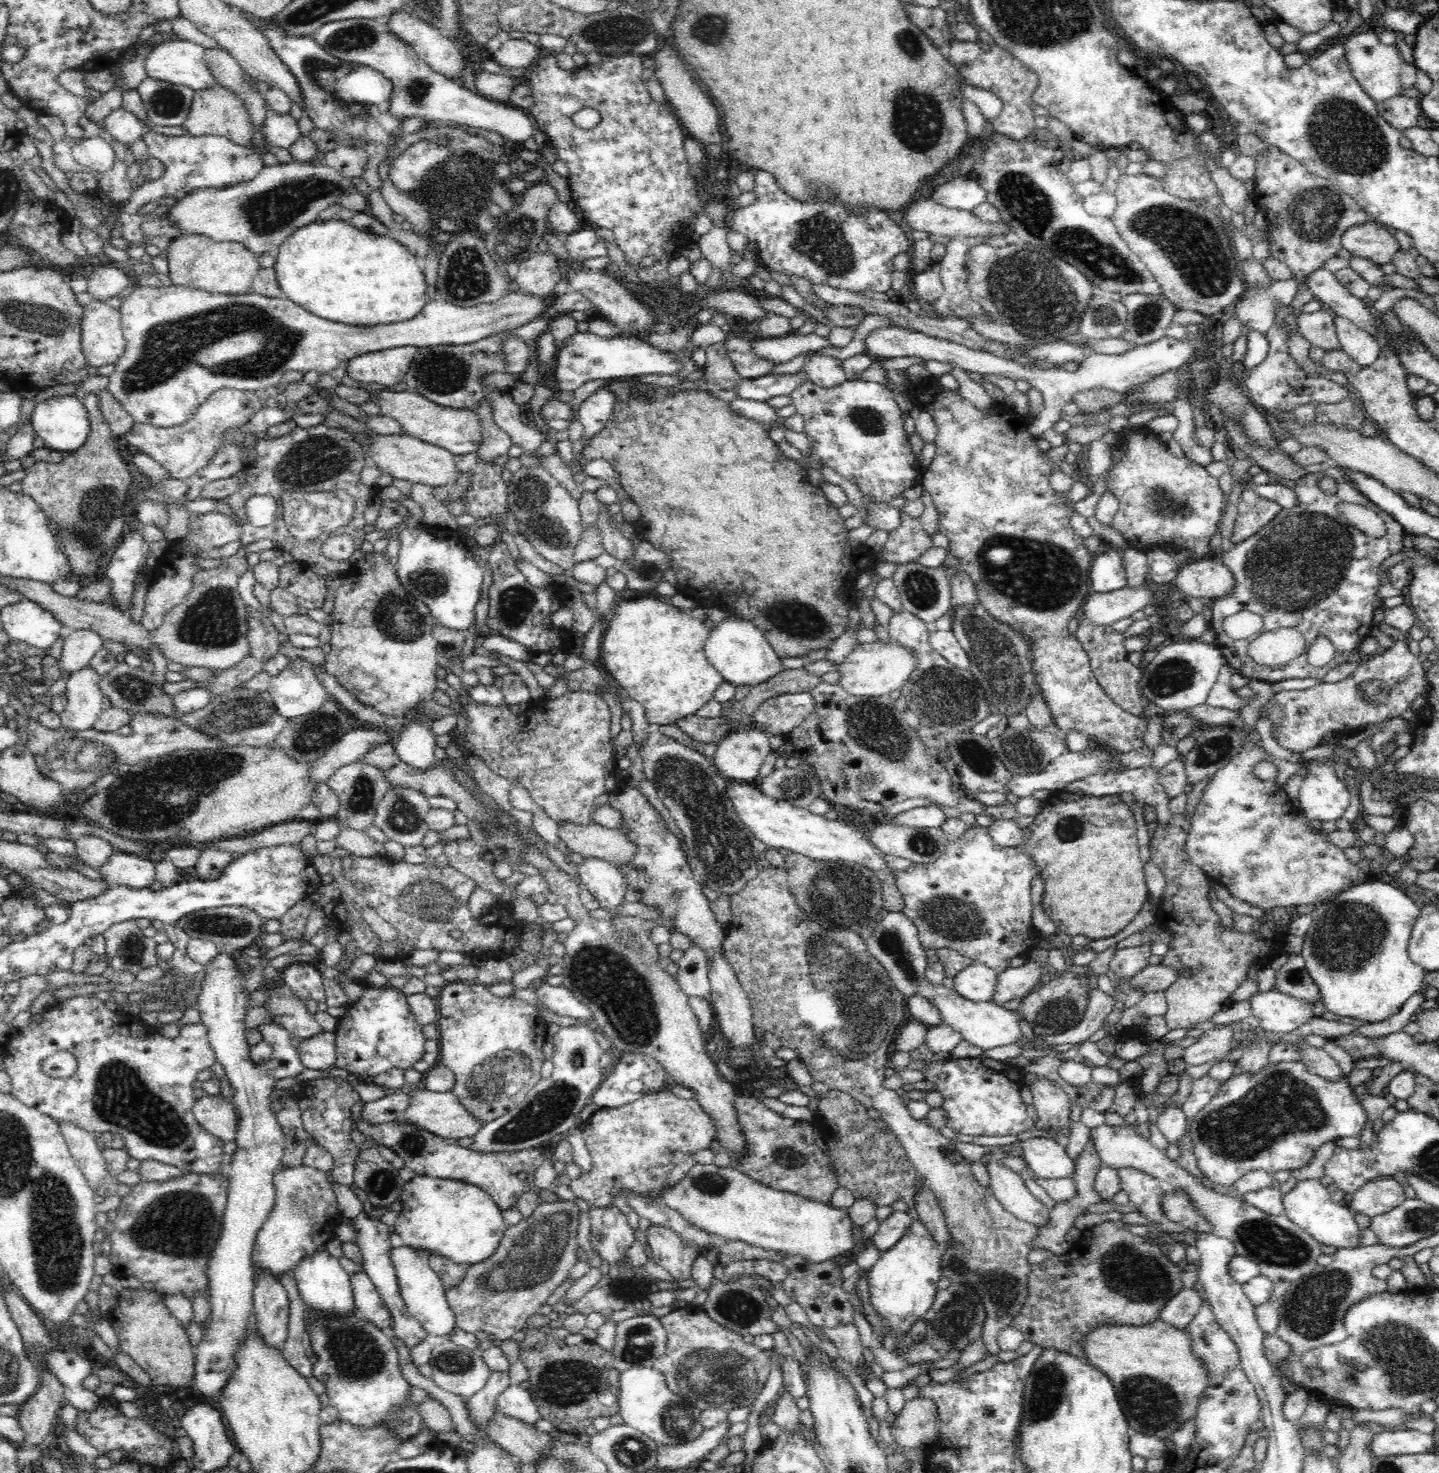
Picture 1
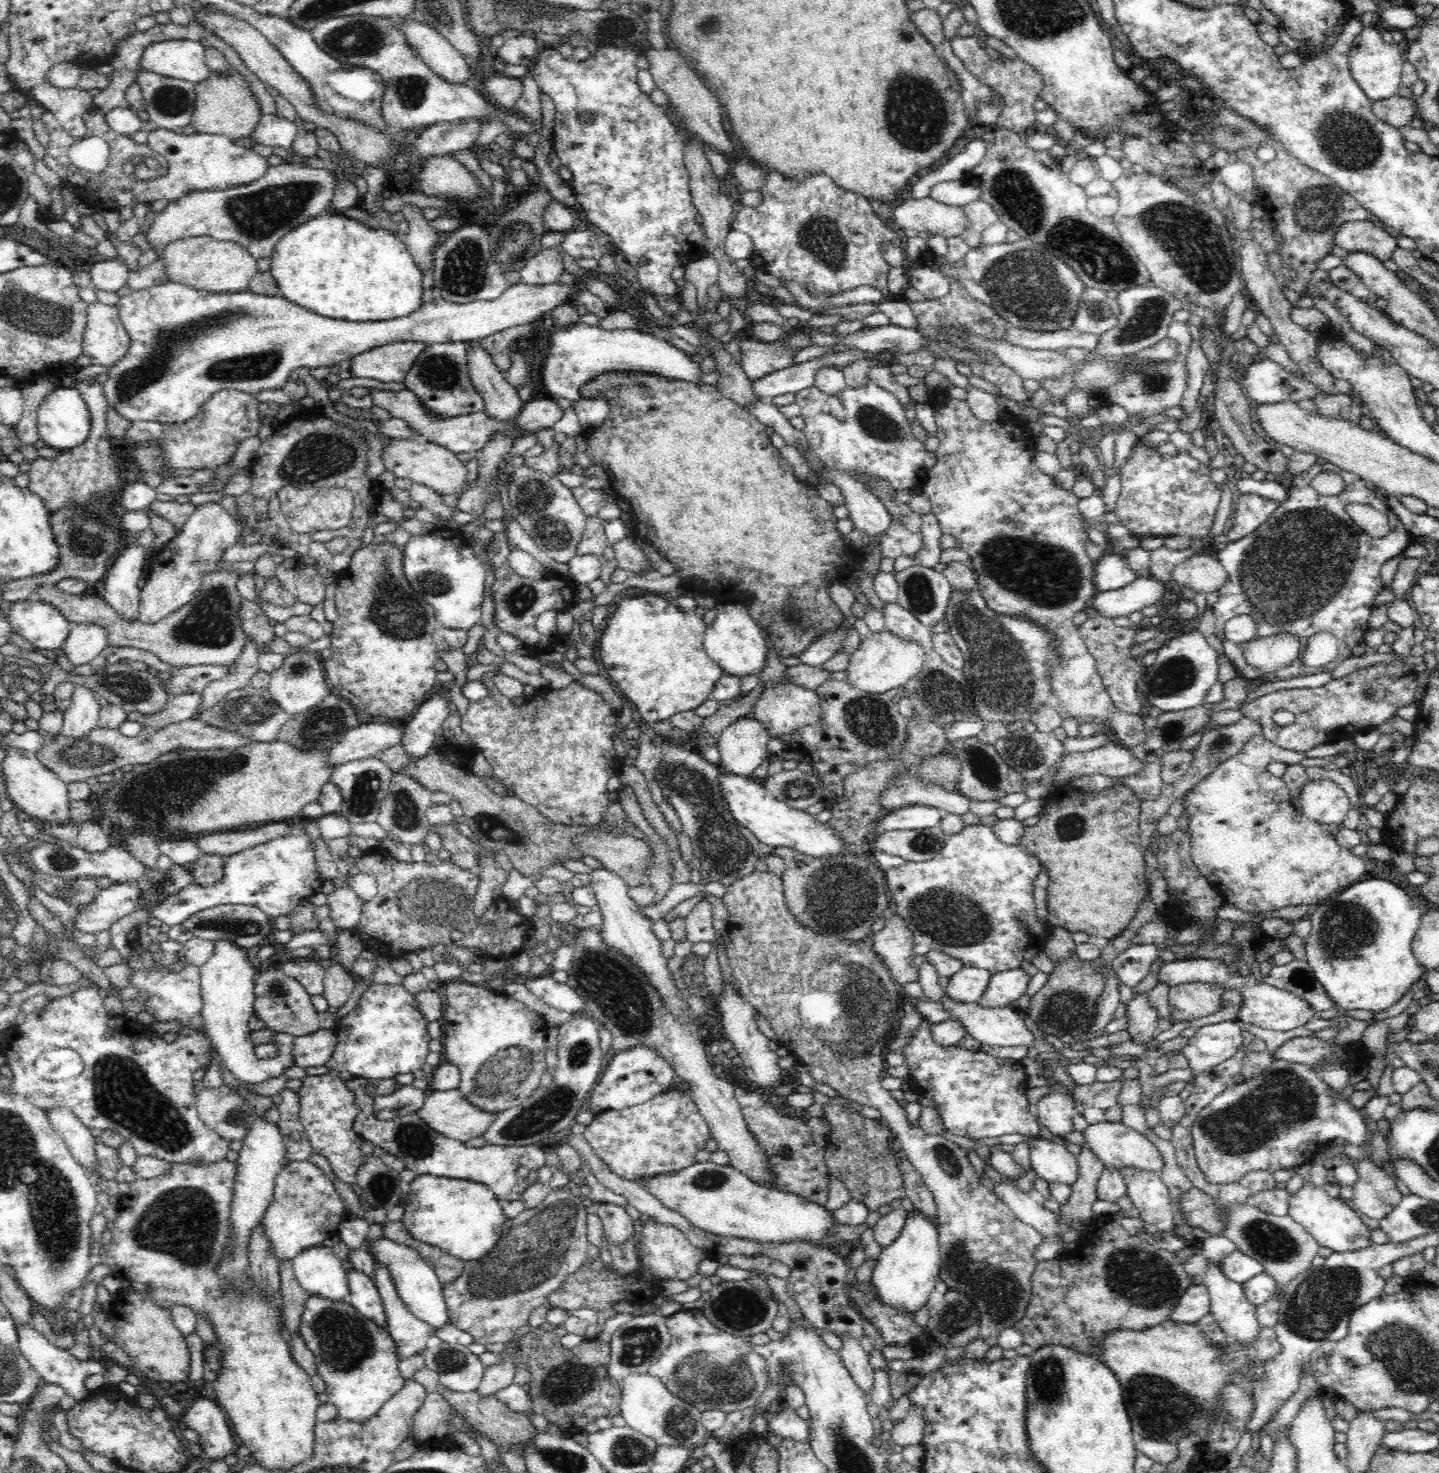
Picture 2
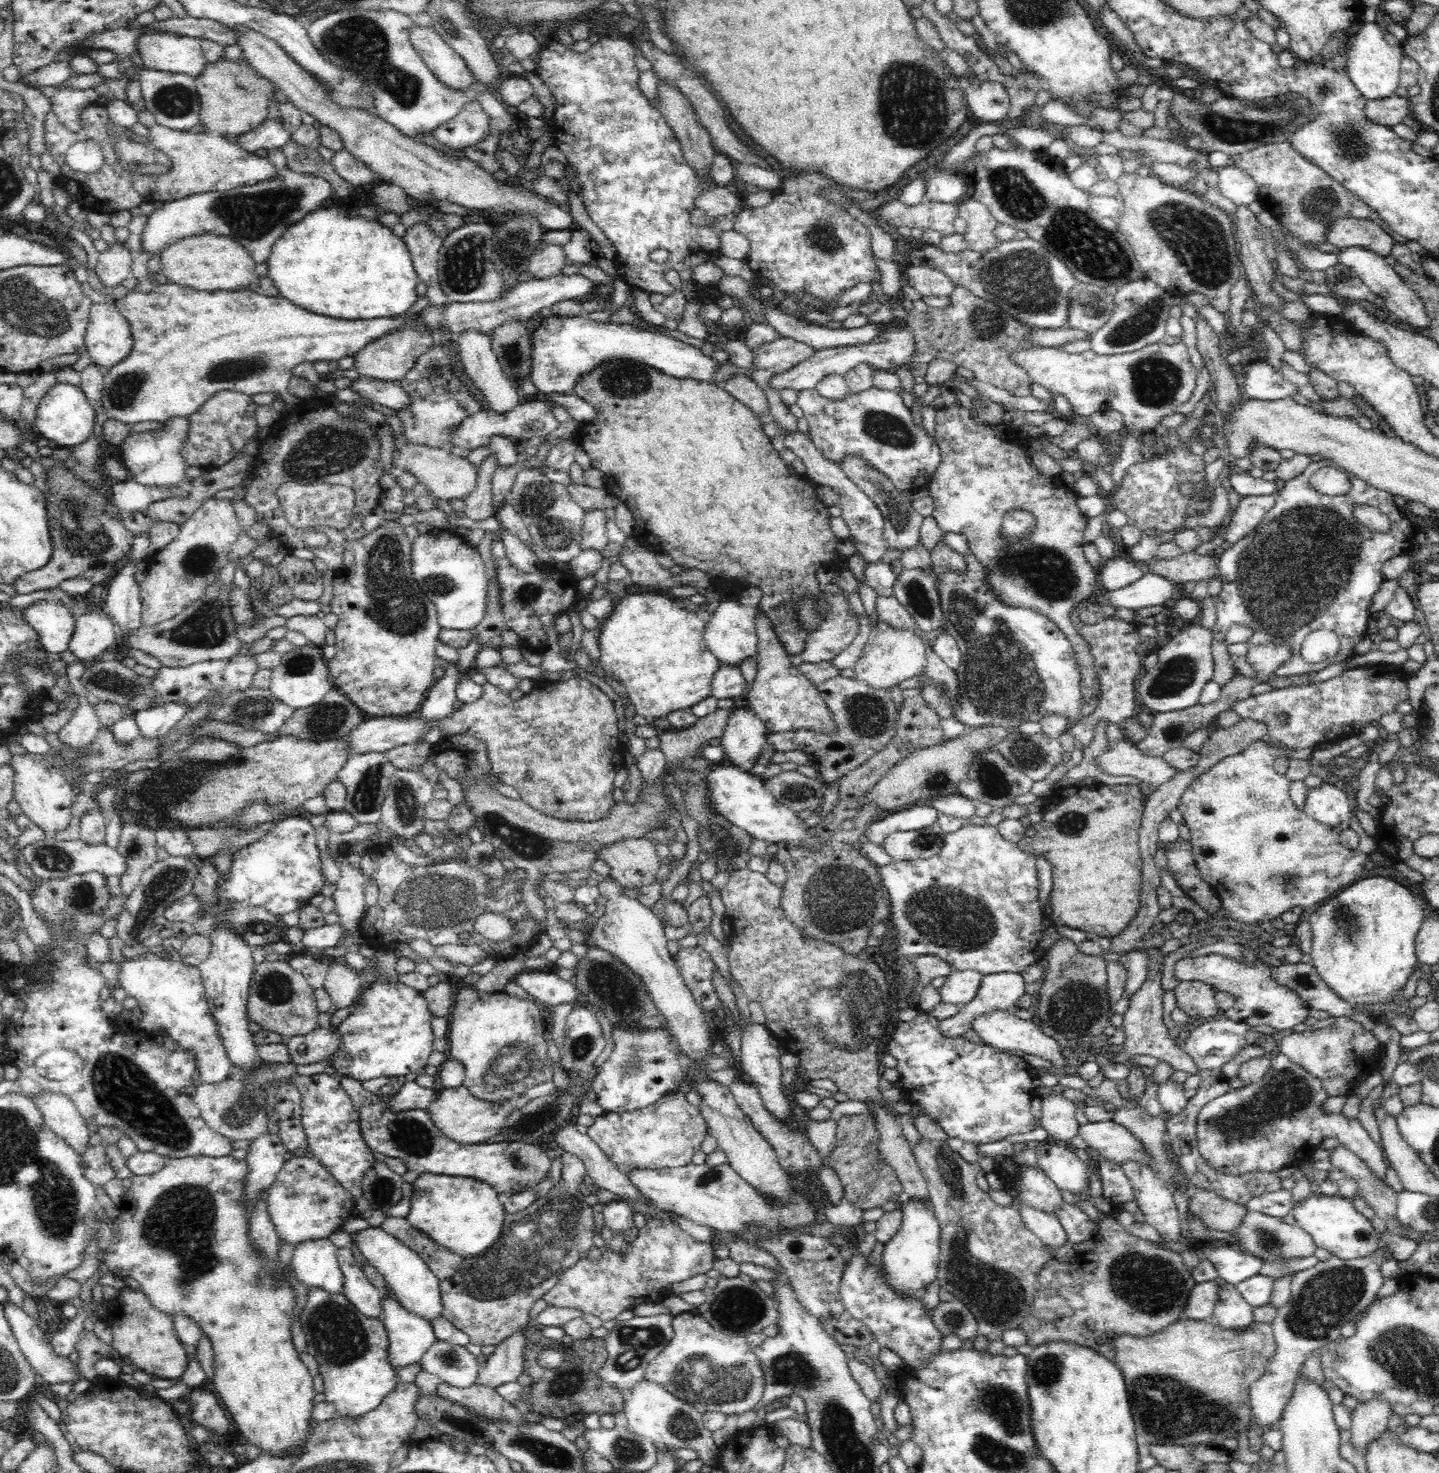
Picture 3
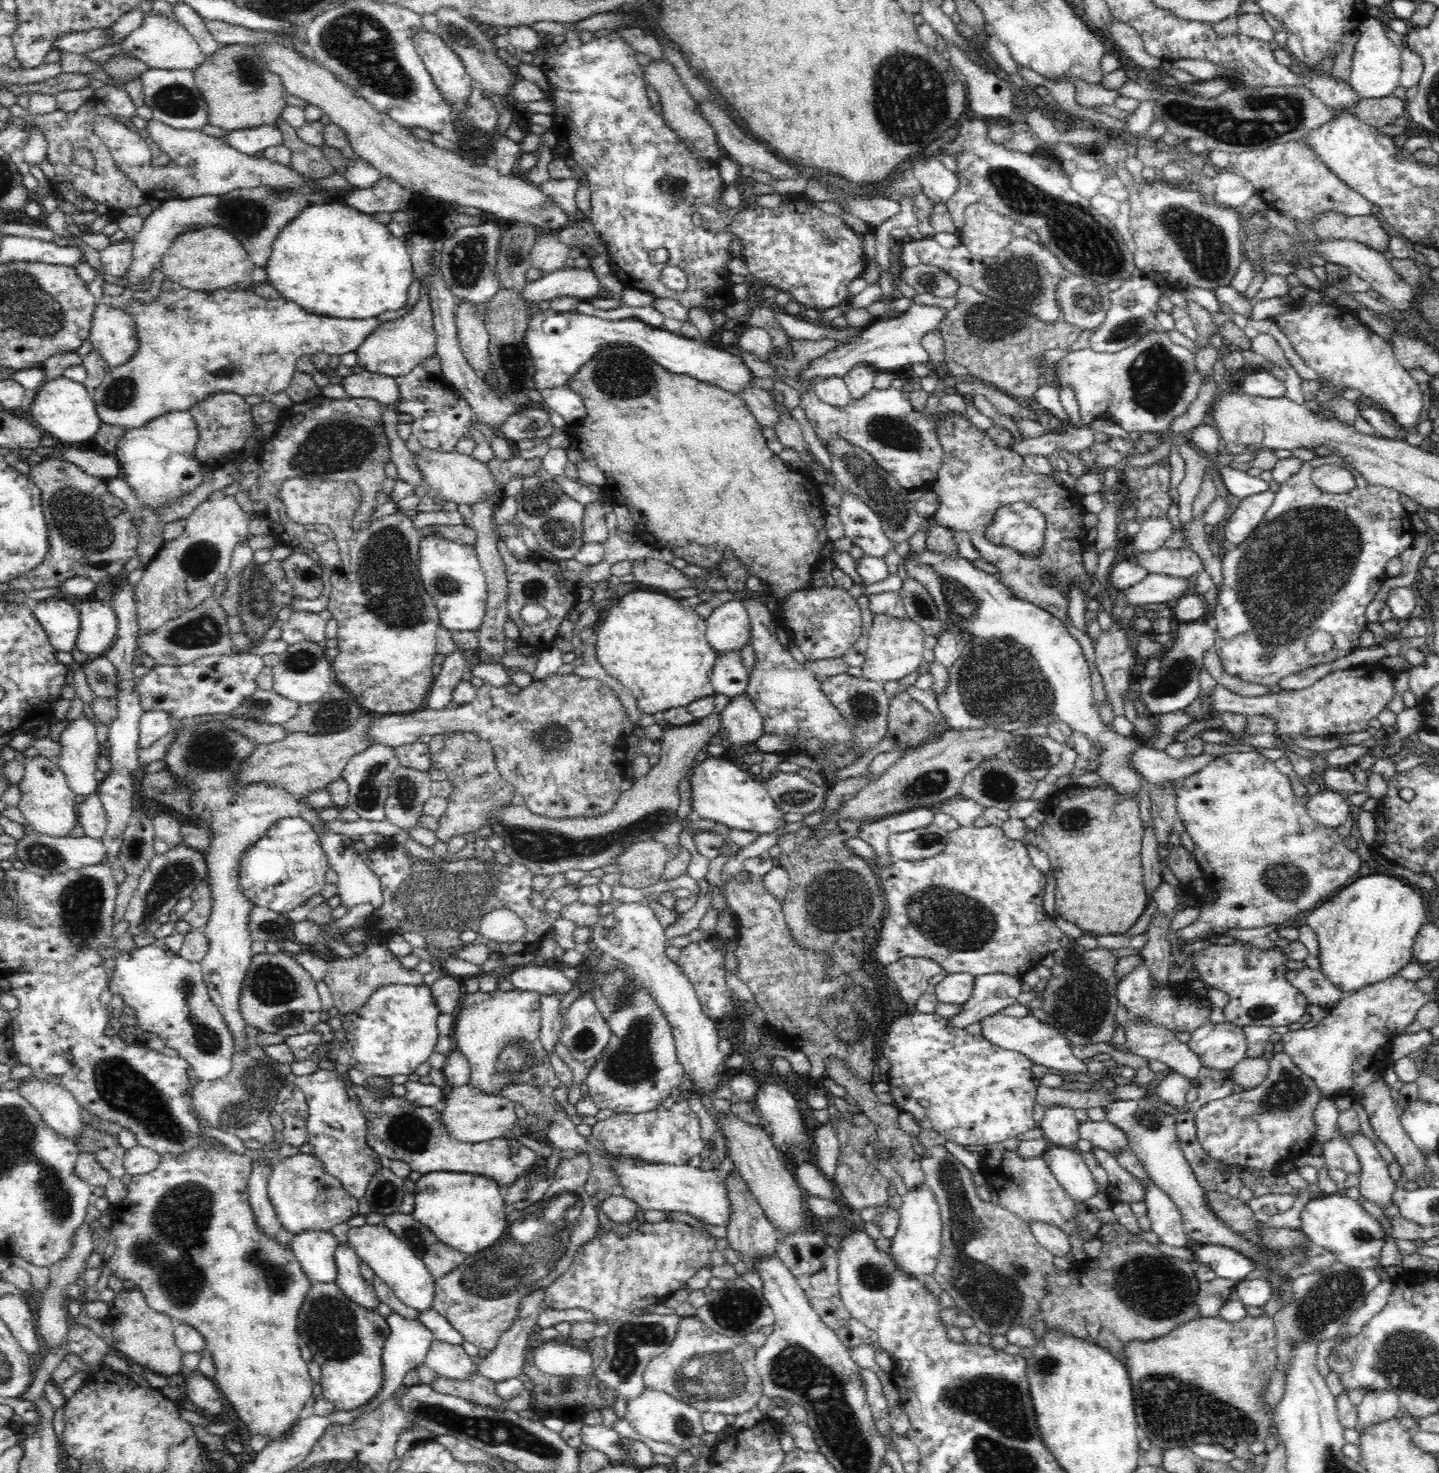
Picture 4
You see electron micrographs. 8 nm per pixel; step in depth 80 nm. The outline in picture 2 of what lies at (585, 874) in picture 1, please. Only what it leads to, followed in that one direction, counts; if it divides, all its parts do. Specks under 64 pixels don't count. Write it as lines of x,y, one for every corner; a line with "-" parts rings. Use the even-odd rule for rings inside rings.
594,870
592,872
592,889
597,899
598,909
602,913
602,927
604,927
604,940
608,947
615,948
616,951
626,954
640,970
646,973
647,978
659,988
659,992
665,996
665,1002
673,1010
673,1014
686,1014
691,1011
691,1007
686,1004
684,994
678,990
678,986
672,979
672,974
668,969
668,959
662,953
662,940
656,938
652,931
654,923
652,920
645,918
639,912
639,905
628,896
628,884
624,878
616,875
616,872
608,870

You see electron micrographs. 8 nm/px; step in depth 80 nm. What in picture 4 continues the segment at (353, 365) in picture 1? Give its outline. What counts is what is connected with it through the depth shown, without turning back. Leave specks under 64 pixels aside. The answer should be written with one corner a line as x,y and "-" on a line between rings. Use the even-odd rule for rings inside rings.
421,281
418,301
400,318
384,322
374,333
366,337
363,344
355,350
358,363
366,373
398,378
409,374
422,364
422,360
432,358
437,352
437,338
433,327
433,312
428,299
428,283

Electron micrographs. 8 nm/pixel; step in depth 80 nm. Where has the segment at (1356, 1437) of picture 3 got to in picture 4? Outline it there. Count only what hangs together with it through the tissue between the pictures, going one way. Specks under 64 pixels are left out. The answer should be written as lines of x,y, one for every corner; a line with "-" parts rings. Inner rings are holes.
1373,1391
1366,1394
1356,1409
1358,1424
1355,1429
1362,1434
1366,1428
1372,1428
1374,1424
1382,1424
1395,1418
1400,1409
1400,1402
1394,1393

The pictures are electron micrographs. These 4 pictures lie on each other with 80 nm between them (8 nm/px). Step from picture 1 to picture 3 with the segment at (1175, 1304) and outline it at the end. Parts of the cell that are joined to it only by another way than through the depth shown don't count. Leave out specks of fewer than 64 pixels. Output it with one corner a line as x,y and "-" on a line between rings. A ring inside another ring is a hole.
1218,1281
1196,1283
1188,1296
1182,1319
1212,1319
1214,1306
1218,1302
1218,1290

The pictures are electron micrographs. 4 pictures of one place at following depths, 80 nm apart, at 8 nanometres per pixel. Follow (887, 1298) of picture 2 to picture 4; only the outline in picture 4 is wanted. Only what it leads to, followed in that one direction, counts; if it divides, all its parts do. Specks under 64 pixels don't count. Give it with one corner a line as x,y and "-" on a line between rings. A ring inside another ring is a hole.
926,1182
916,1188
909,1188
903,1196
899,1210
899,1227
891,1240
889,1258
893,1266
908,1278
921,1280
926,1274
933,1274
941,1252
942,1221
936,1197

